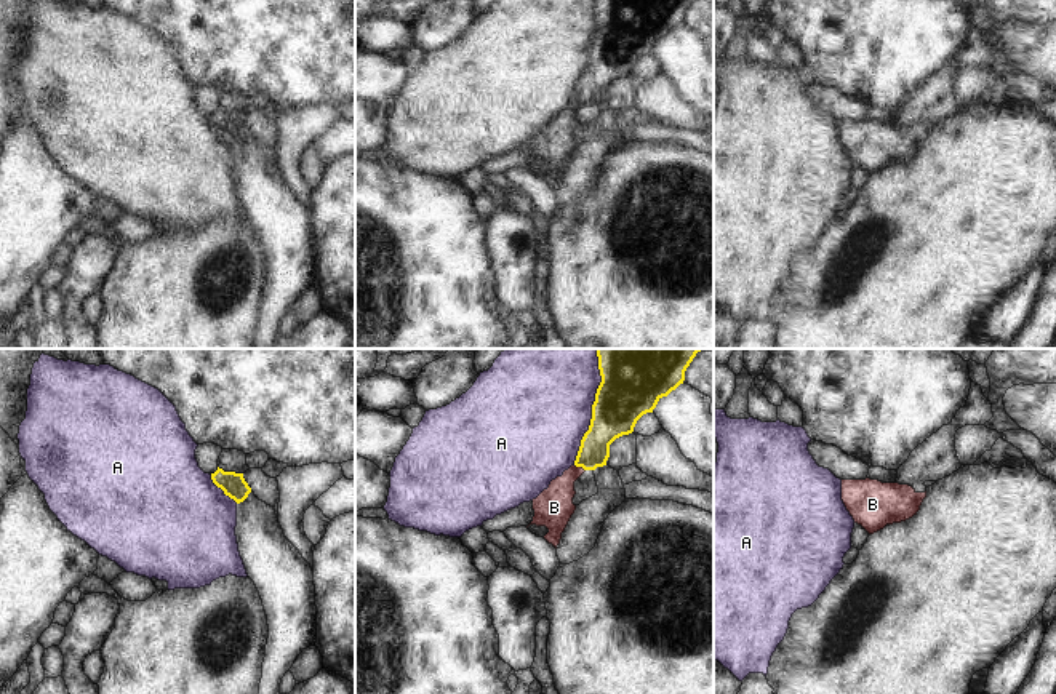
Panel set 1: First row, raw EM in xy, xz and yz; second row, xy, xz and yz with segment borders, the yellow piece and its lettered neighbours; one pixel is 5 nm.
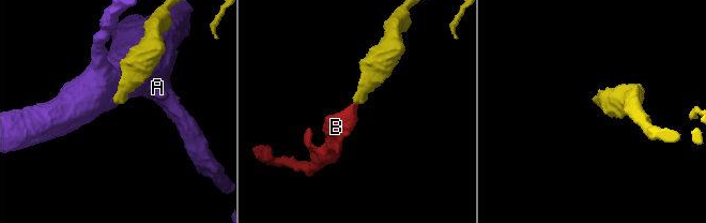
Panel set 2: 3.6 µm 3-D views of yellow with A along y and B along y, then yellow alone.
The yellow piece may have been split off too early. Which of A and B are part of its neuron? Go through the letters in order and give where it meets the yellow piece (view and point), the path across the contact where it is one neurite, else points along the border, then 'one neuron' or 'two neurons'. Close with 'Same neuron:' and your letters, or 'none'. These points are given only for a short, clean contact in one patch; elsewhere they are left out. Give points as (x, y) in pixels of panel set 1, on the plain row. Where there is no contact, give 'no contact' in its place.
A: xz (592, 53) | two neurons
B: xz (580, 107) | across xz (607, 66), (594, 93), (580, 107), (564, 127), (554, 149) | one neuron
Same neuron: B

